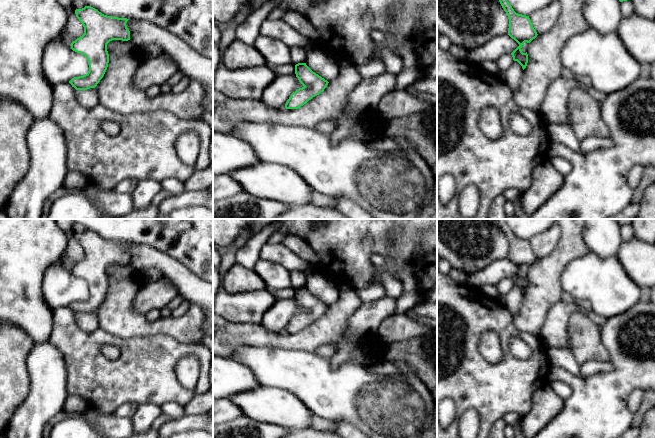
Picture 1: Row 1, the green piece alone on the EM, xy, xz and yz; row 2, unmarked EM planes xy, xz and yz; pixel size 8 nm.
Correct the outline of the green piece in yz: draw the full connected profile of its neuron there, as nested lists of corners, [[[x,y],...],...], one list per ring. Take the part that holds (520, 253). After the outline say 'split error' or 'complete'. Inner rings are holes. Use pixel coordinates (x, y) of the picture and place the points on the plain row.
[[[497,219],[497,221],[509,243],[508,259],[519,268],[511,279],[524,294],[528,287],[528,278],[522,276],[522,269],[525,266],[530,267],[538,258],[529,240],[516,237],[504,219]]]; complete

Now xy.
[[[91,230],[75,234],[84,251],[84,258],[73,265],[71,273],[88,284],[87,298],[72,302],[69,307],[76,314],[95,312],[103,302],[109,287],[107,268],[112,264],[130,264],[127,242],[107,240]]]; complete

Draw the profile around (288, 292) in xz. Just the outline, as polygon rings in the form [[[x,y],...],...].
[[[292,287],[281,290],[271,290],[271,289],[266,289],[266,290],[268,290],[271,294],[273,294],[277,299],[284,299],[284,298],[294,297],[295,289],[296,288]]]

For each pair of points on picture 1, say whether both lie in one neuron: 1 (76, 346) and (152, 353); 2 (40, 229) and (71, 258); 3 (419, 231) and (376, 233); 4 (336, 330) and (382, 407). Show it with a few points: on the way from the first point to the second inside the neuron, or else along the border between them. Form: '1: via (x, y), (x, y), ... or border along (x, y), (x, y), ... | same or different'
1: via (95, 365), (133, 366) | same
2: border along (63, 229), (66, 235), (66, 249), (58, 259) | different
3: via (408, 231), (405, 231), (398, 238), (387, 237) | same
4: border along (344, 360), (347, 361) | different

